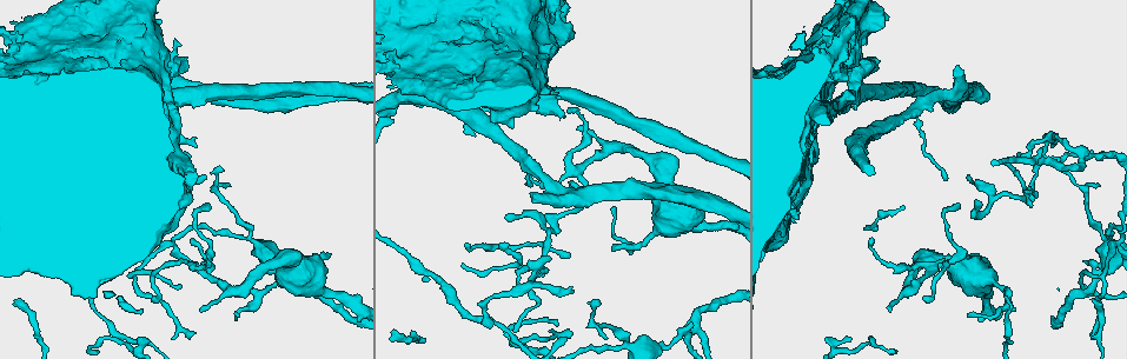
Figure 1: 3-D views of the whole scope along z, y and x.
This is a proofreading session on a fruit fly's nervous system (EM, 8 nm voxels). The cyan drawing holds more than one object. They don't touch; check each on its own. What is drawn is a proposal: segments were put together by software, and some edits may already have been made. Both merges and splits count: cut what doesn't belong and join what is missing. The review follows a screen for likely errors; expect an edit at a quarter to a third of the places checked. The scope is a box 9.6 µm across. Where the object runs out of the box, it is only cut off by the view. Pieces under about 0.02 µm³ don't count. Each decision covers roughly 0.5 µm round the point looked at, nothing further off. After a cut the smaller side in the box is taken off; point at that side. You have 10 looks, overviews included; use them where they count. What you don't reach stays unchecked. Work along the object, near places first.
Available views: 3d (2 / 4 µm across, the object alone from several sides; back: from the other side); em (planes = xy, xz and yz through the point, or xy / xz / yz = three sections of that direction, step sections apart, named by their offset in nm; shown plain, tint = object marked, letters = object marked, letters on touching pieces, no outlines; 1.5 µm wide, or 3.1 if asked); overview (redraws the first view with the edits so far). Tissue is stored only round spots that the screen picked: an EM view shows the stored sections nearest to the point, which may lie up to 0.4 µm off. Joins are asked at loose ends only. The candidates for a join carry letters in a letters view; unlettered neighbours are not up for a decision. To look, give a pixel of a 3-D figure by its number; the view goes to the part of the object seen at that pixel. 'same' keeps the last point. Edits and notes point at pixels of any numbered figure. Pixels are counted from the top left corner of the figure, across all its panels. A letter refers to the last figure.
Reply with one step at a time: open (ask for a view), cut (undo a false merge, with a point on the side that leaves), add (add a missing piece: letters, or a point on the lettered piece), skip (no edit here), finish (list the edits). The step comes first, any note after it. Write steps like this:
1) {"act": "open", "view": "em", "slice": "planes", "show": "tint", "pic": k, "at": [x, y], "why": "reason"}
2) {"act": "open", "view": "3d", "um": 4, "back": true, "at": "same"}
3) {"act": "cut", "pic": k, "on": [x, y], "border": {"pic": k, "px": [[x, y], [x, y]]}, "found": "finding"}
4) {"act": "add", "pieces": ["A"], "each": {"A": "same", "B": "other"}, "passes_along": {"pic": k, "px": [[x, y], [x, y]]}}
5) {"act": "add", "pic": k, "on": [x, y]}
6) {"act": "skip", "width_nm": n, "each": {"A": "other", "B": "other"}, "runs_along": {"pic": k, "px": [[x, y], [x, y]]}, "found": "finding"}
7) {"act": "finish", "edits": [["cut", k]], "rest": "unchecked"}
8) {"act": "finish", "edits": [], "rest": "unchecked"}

{"act": "open", "view": "em", "slice": "planes", "show": "tint", "pic": 1, "at": [568, 110], "why": "branch stops here"}

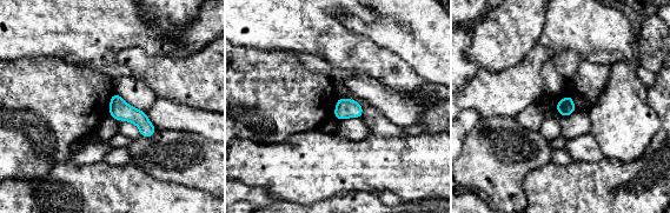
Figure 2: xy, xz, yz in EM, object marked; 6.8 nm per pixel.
{"act": "open", "view": "em", "slice": "planes", "show": "letters", "at": "same", "why": "see the neighbours"}

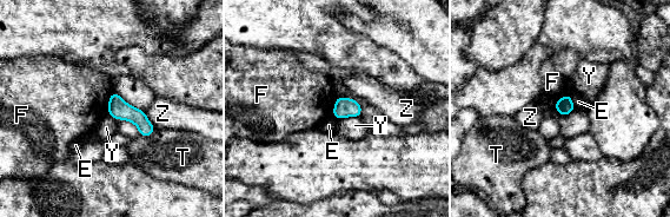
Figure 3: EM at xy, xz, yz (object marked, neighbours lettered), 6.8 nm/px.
{"act": "skip", "each": {"E": "other", "F": "other", "T": "other", "Y": "other", "Z": "other"}, "border": {"pic": 3, "px": [[112, 91], [108, 98], [107, 113]]}, "found": "no lettered piece goes on from it"}

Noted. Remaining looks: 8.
{"act": "open", "view": "em", "slice": "planes", "show": "letters", "pic": 1, "at": [889, 312], "why": "tapers out"}

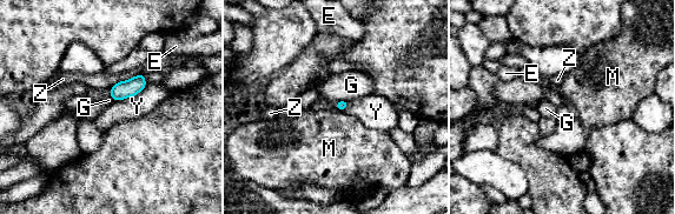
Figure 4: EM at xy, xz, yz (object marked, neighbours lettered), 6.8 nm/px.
{"act": "skip", "longest_contact_nm": ["Y", 260], "each": {"E": "other", "G": "other", "M": "other", "Y": "other", "Z": "other"}, "found": "no lettered piece goes on from it"}

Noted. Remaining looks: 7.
{"act": "open", "view": "em", "slice": "planes", "show": "letters", "pic": 1, "at": [1030, 198], "why": "sharp bend"}

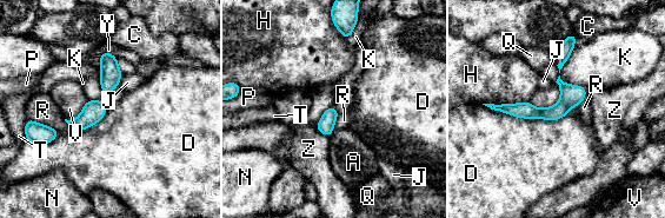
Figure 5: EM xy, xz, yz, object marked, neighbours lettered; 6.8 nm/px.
{"act": "skip", "longest_contact_nm": ["D", 600], "each": {"A": "other", "C": "other", "D": "other", "H": "other", "J": "other", "K": "other", "N": "other", "P": "other", "Q": "other", "R": "other", "T": "other", "V": "other", "Y": "other", "Z": "other"}, "runs_along": {"pic": 5, "px": [[583, 90], [553, 113], [497, 107]]}, "found": "all the same neuron"}

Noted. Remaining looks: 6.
{"act": "open", "view": "3d", "um": 4, "pic": 1, "at": [134, 281], "why": "abrupt turn"}

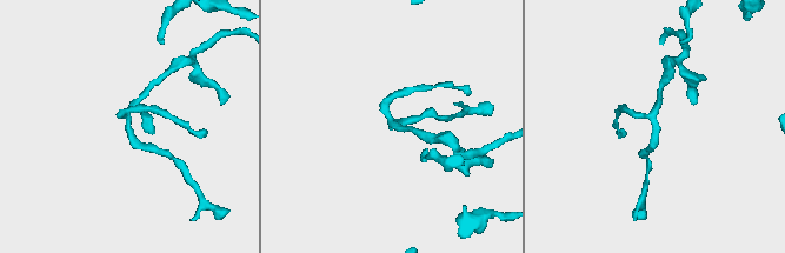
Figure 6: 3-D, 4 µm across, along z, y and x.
{"act": "open", "view": "em", "slice": "planes", "show": "plain", "pic": 6, "at": [654, 125]}

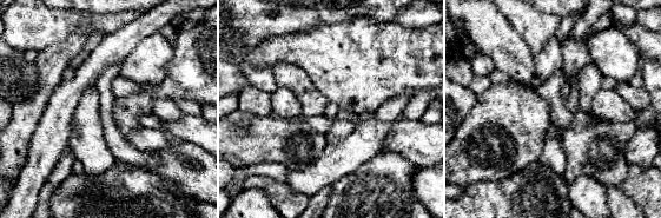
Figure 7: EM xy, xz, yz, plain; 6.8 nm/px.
{"act": "open", "view": "em", "slice": "planes", "show": "letters", "at": "same", "why": "see the neighbours"}

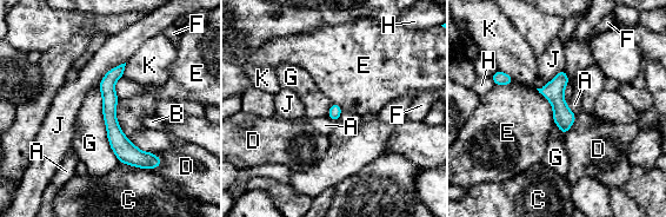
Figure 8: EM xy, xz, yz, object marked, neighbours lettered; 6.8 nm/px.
{"act": "skip", "each": {"A": "other", "B": "other", "C": "other", "D": "other", "E": "other", "F": "other", "G": "other", "H": "other", "J": "other", "K": "other"}, "border": {"pic": 8, "px": [[568, 81], [564, 90], [566, 104]]}, "found": "one neuron here"}

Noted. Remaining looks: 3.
{"act": "finish", "edits": [], "rest": "unchecked"}

